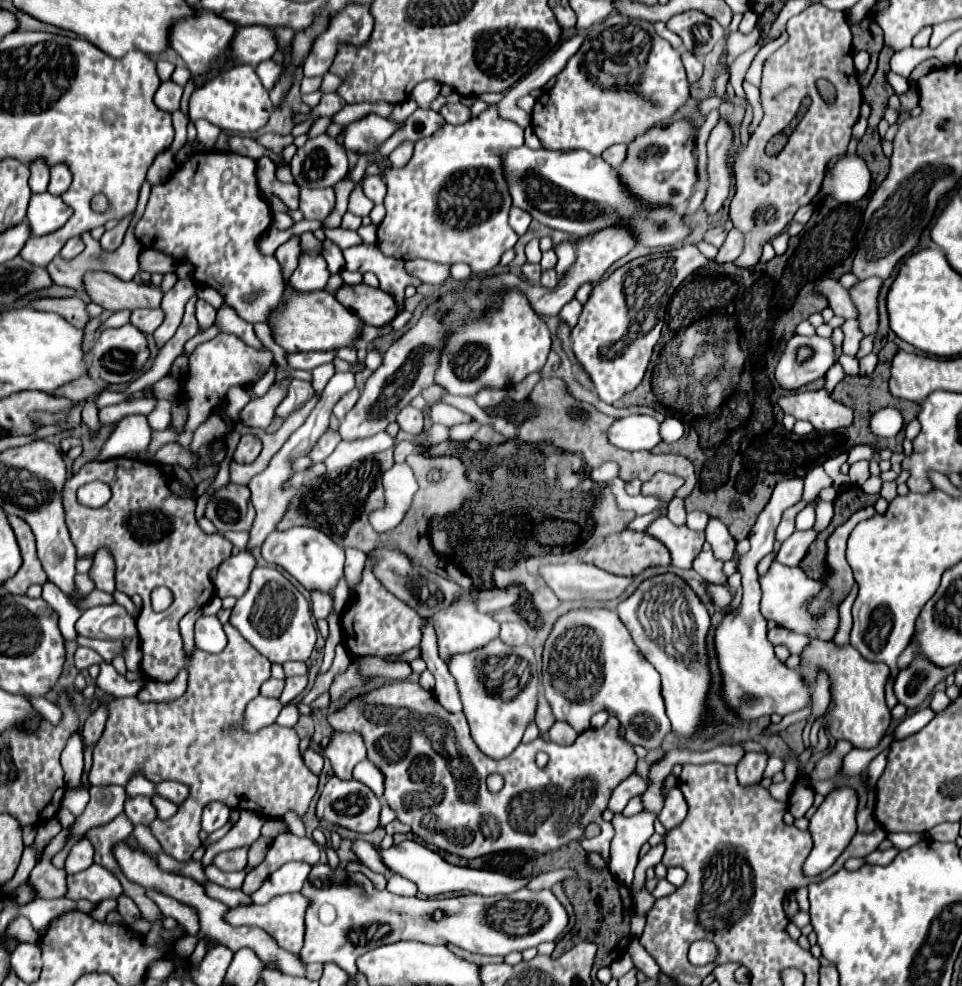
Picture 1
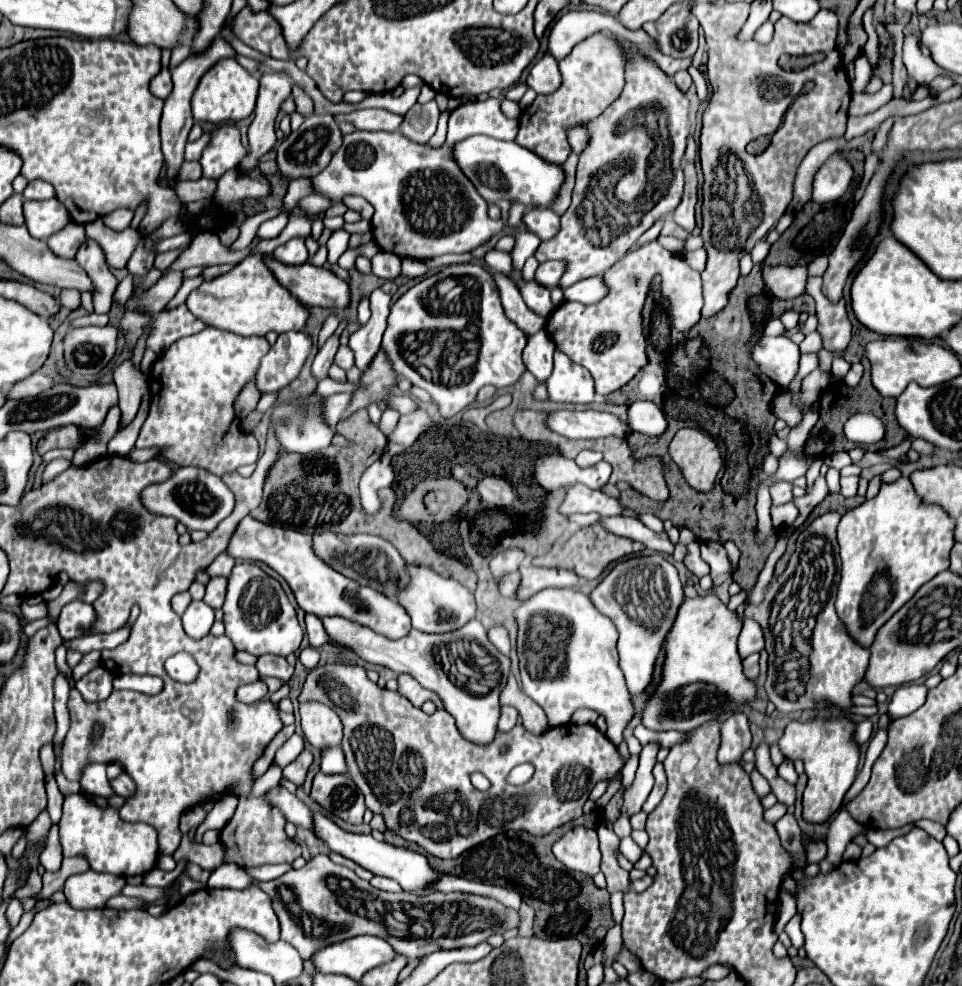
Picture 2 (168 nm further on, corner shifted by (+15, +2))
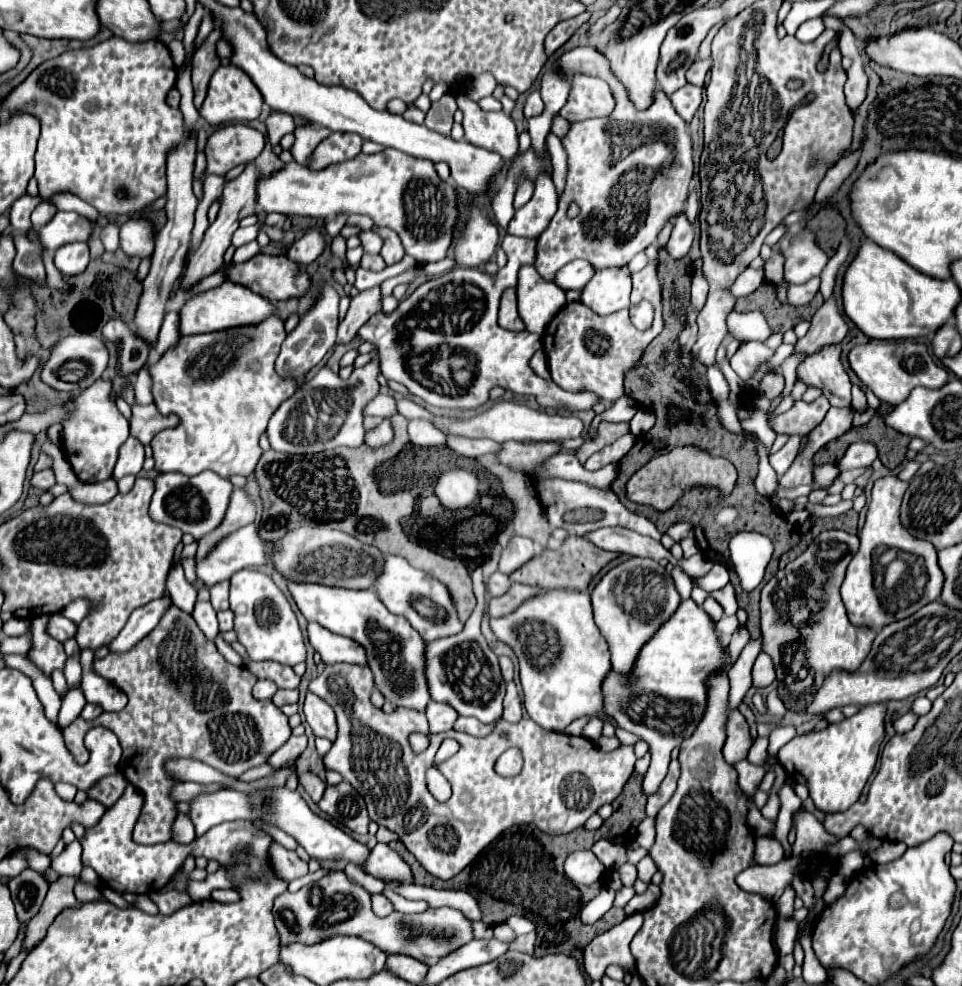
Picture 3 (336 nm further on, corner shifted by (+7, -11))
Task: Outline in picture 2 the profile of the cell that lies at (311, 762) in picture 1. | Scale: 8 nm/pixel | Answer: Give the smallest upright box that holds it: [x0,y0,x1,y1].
[283,750,313,786]

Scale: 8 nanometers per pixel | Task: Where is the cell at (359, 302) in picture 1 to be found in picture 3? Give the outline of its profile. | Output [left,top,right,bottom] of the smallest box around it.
[227,253,311,301]

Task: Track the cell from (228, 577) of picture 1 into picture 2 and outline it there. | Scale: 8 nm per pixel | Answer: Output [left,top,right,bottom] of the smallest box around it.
[205,578,227,610]

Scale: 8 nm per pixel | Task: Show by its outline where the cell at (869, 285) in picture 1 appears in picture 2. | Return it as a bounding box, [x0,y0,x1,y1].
[805,276,851,352]

